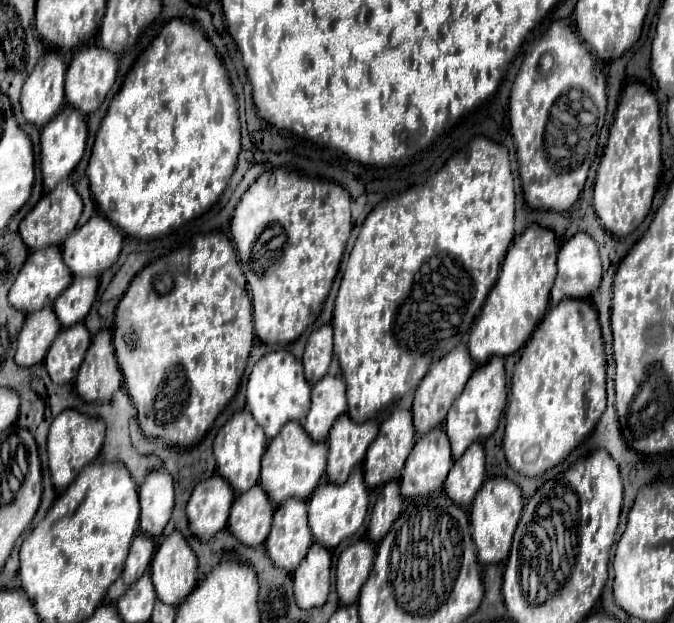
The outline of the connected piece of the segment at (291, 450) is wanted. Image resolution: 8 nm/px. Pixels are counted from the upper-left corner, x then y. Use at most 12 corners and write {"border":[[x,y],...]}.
{"border":[[288,422],[262,458],[260,486],[274,504],[308,498],[328,444]]}

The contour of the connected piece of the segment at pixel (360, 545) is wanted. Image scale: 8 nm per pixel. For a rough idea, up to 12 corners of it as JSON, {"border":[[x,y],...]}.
{"border":[[362,538],[336,564],[340,604],[356,602],[376,546]]}

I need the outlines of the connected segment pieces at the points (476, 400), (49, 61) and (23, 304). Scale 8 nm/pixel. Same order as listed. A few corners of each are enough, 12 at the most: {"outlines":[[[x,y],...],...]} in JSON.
{"outlines":[[[504,360],[478,366],[446,416],[452,456],[488,438],[506,406]],[[46,52],[22,88],[38,128],[64,106],[66,64]],[[58,246],[30,250],[8,302],[52,306],[70,286]]]}

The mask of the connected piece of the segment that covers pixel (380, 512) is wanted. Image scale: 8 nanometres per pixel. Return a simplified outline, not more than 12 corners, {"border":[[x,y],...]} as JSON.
{"border":[[398,480],[384,484],[374,504],[368,538],[380,542],[400,514]]}

